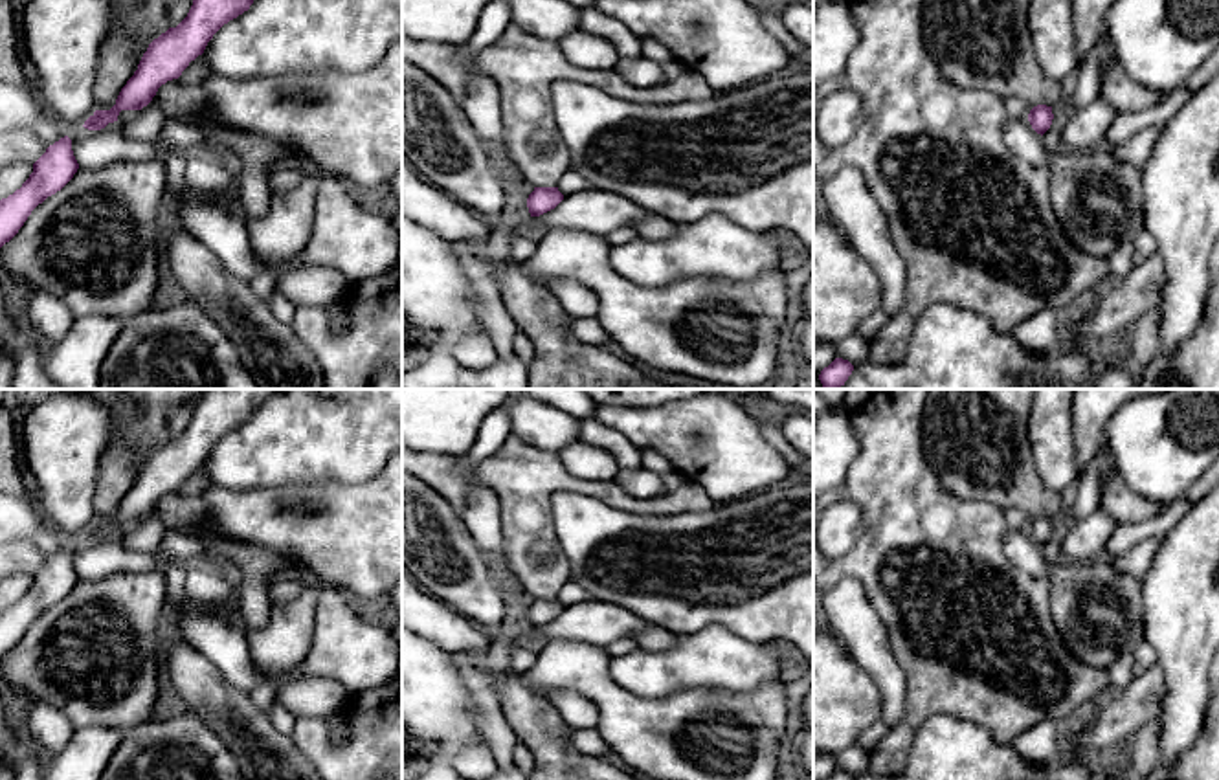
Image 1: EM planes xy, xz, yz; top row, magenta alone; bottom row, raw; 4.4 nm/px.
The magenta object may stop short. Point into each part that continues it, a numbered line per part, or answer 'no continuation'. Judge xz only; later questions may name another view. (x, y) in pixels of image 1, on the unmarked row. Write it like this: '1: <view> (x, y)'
no continuation

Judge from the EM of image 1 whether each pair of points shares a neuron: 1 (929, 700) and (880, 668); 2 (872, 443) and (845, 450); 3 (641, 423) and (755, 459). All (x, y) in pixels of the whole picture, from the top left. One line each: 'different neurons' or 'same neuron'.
1: different neurons
2: different neurons
3: same neuron

